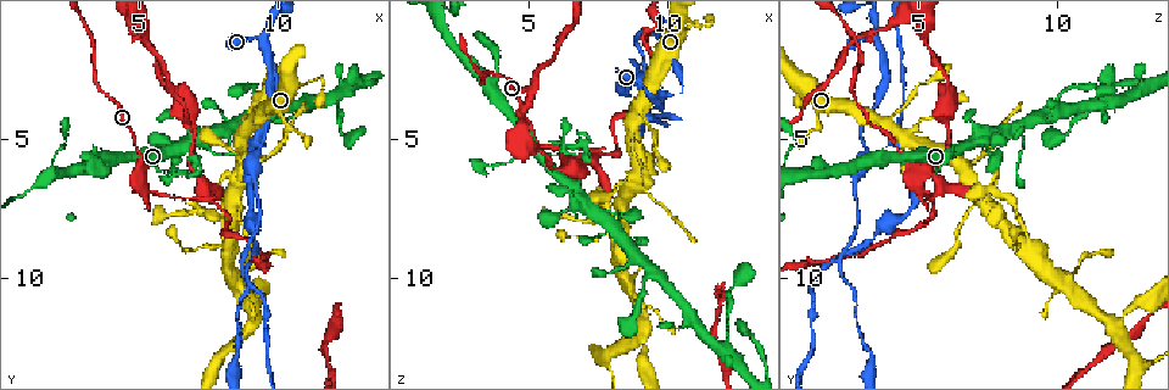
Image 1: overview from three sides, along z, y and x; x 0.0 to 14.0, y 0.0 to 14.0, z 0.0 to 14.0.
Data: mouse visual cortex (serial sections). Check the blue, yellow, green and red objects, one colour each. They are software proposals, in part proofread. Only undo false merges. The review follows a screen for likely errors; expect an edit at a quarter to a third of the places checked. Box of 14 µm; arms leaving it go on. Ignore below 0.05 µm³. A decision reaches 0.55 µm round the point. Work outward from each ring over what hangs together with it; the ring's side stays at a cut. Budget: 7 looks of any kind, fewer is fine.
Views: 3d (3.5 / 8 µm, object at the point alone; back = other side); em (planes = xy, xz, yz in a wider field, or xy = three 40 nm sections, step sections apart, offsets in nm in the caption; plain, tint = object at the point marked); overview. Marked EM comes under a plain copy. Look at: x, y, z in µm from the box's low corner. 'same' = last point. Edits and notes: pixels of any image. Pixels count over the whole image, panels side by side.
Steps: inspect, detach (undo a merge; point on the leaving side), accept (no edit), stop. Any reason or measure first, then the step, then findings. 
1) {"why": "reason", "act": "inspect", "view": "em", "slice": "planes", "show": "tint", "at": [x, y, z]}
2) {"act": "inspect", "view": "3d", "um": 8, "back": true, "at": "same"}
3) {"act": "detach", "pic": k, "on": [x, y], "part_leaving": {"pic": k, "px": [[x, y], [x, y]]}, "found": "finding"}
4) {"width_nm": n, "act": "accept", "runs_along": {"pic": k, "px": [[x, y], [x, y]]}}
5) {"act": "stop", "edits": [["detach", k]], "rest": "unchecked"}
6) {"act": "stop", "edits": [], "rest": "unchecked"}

{"why": "looks like a crossing", "act": "inspect", "view": "3d", "um": 3.5, "back": true, "at": [8.8, 5.2, 4.5]}

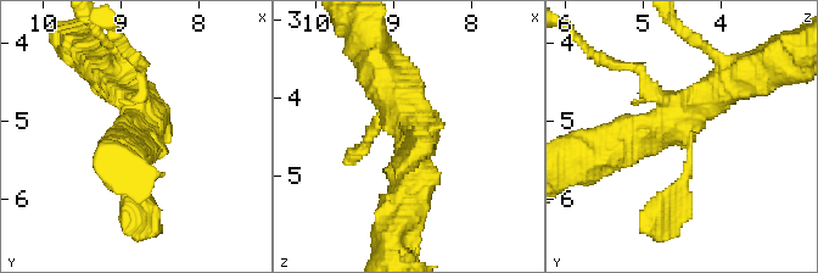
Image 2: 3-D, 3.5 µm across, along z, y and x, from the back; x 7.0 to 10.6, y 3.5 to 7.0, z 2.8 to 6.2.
{"act": "inspect", "view": "em", "slice": "xy", "step": 1, "show": "tint", "at": "same"}

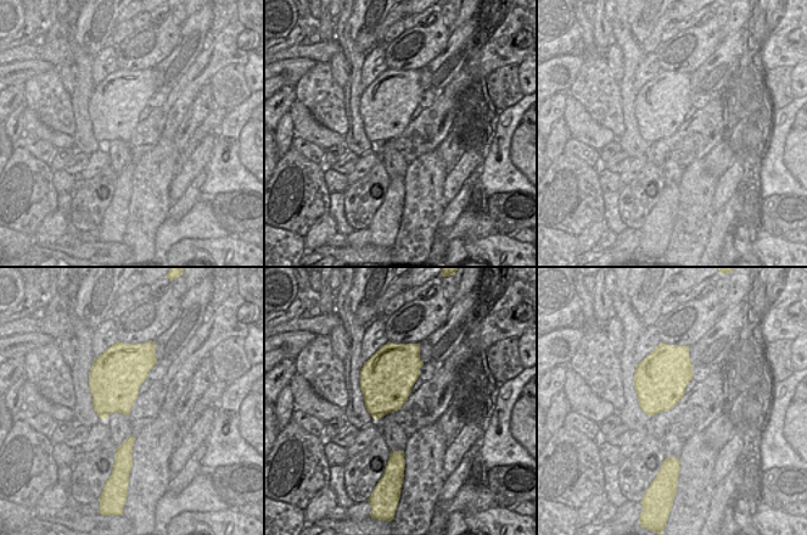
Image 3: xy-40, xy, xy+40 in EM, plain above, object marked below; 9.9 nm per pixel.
{"act": "accept", "runs_along": {"pic": 2, "px": [[740, 77], [646, 140], [612, 148]]}, "found": "continuous, no second cell"}

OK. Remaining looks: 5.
{"act": "inspect", "view": "3d", "um": 3.5, "back": true, "at": [5.5, 6.9, 5.4]}

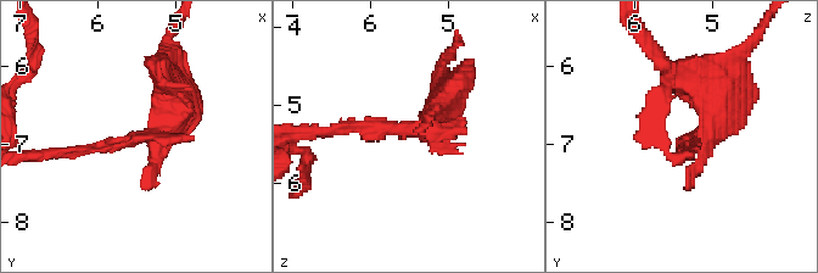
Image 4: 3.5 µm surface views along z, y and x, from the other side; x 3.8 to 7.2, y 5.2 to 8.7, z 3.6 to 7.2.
{"act": "detach", "pic": 4, "on": [381, 132], "found": "two cells meet here"}

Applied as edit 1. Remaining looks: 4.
{"act": "inspect", "view": "overview"}

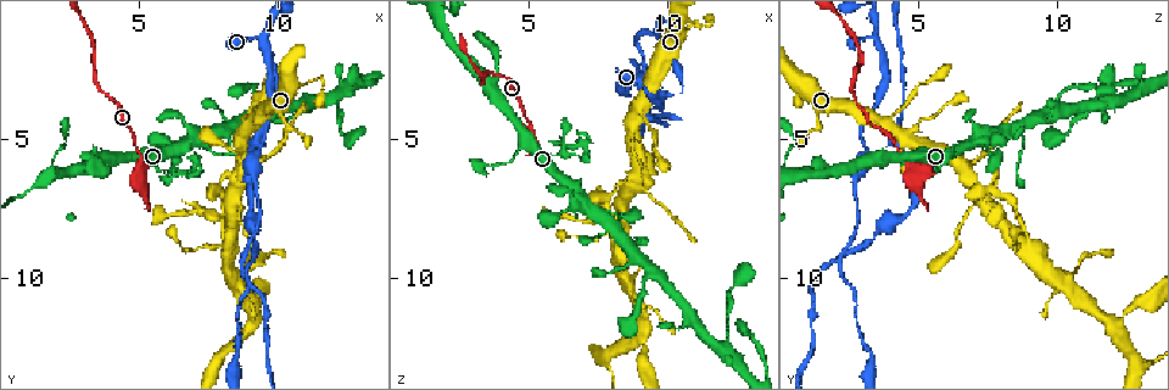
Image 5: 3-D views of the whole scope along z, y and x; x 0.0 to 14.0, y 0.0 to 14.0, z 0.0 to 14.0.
{"why": "thick turns thin", "act": "inspect", "view": "3d", "um": 3.5, "at": [9.4, 5.7, 7.2]}

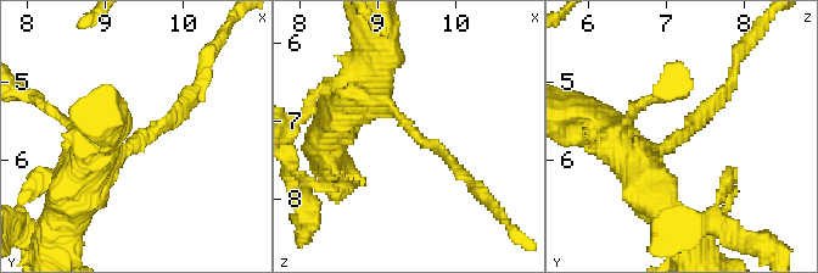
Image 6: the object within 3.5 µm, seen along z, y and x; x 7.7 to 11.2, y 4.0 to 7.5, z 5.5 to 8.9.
{"arm_widths_nm": [200, 500], "act": "inspect", "view": "em", "slice": "xy", "step": 1, "show": "tint", "at": [9.40, 5.75, 7.10]}

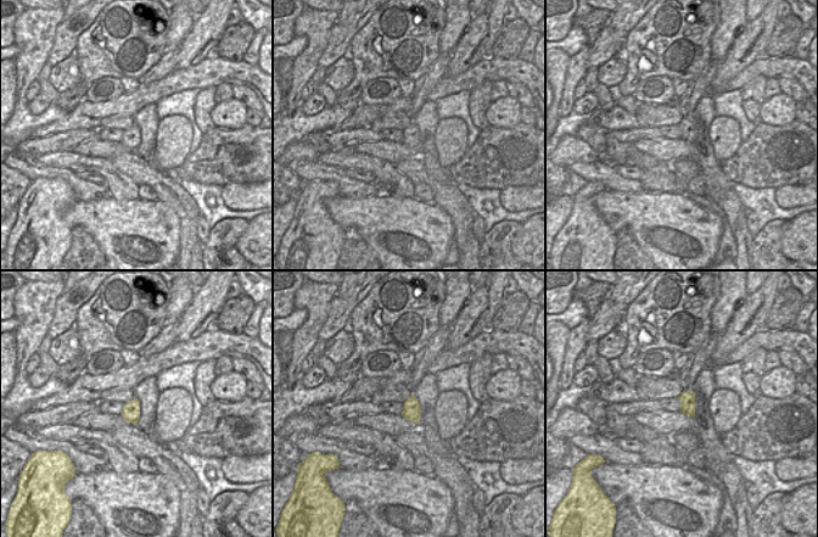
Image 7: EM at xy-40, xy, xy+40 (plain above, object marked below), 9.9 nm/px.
{"act": "detach", "pic": 6, "on": [698, 115], "part_leaving": {"pic": 6, "px": [[679, 139], [733, 79], [739, 56]]}, "found": "two cells meet here"}

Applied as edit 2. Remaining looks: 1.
{"act": "stop", "edits": [["detach", 4], ["detach", 6]], "rest": "unchecked"}

